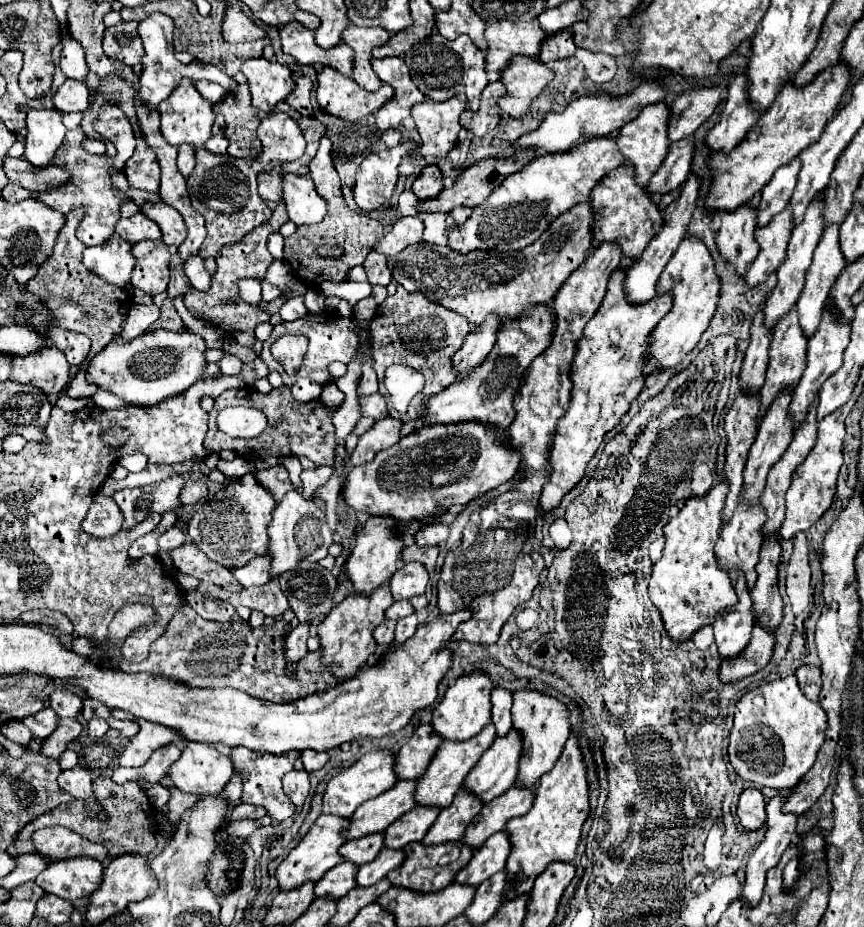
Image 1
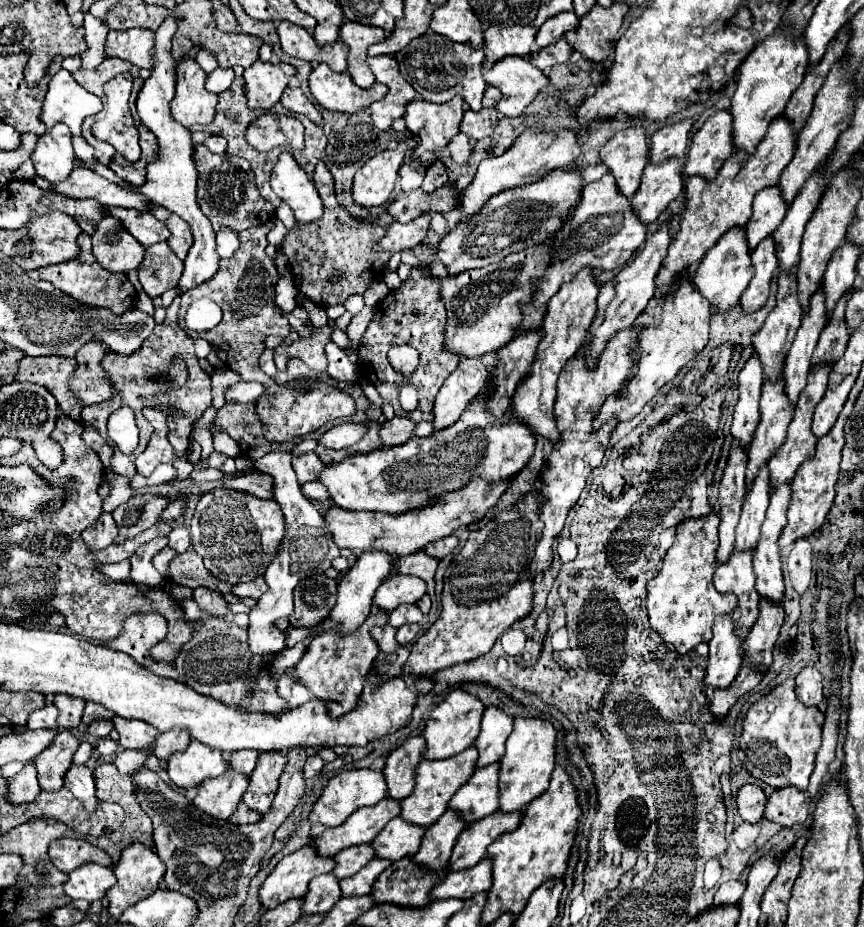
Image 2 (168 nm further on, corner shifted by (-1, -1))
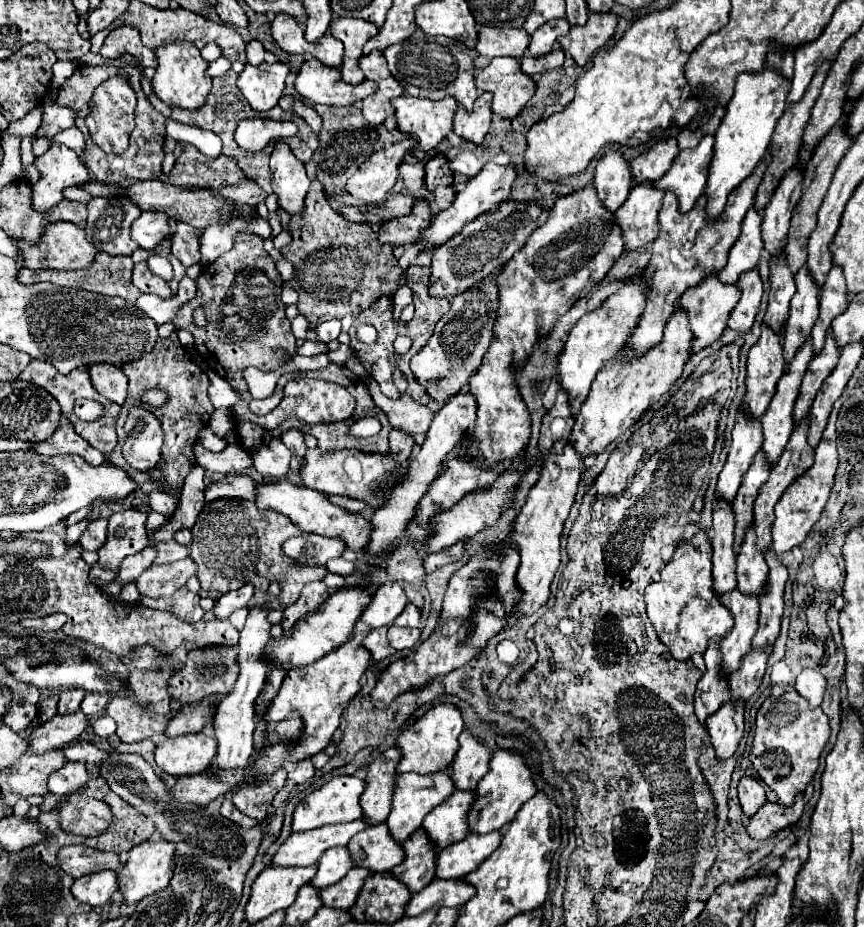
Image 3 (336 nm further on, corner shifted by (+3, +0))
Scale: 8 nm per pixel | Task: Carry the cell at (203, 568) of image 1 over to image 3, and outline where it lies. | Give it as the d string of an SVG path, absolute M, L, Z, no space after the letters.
M192 557L170 565L152 565L138 577L136 587L138 593L146 597L170 597L194 573L196 573L196 563L192 561Z

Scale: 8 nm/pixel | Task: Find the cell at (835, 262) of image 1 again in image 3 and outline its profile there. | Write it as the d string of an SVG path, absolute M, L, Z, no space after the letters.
M810 339L800 347L796 353L796 359L792 359L788 371L778 383L776 395L772 397L772 403L762 419L762 433L764 433L764 443L762 443L762 453L768 463L768 467L774 467L776 461L780 459L794 423L792 423L792 405L796 401L798 389L800 389L800 379L804 377L804 371L812 359L812 347Z

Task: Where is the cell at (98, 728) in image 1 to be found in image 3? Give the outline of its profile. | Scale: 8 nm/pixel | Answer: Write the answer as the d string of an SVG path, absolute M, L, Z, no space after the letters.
M102 715L102 717L98 717L98 719L92 723L92 729L94 729L94 733L96 733L98 737L108 739L112 733L116 733L116 721L110 719L108 715Z

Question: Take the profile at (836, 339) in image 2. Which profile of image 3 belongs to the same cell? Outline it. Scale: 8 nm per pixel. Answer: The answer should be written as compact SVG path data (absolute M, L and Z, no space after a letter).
M828 333L828 339L826 339L824 349L820 351L820 355L814 355L812 357L812 361L810 361L810 365L806 369L806 375L802 379L800 395L798 395L798 399L794 403L794 411L792 411L792 417L794 417L794 423L796 425L804 419L804 415L808 415L808 409L812 405L812 399L816 397L816 393L822 387L824 379L836 367L838 357L840 357L840 349L836 347L836 341L832 339L832 333Z

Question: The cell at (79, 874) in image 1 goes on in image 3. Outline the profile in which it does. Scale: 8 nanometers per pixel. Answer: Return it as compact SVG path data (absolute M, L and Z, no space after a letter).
M96 871L92 875L76 879L72 885L72 895L86 905L104 907L116 889L118 889L116 871Z

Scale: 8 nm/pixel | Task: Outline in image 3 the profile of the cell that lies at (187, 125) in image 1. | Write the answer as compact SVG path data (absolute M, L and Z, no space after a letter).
M176 41L176 43L162 45L162 47L154 49L154 53L158 59L158 67L156 67L156 73L152 77L154 93L166 103L180 105L180 107L190 109L190 111L202 107L206 103L206 95L210 93L212 79L206 73L208 61L202 59L196 45L190 41Z

